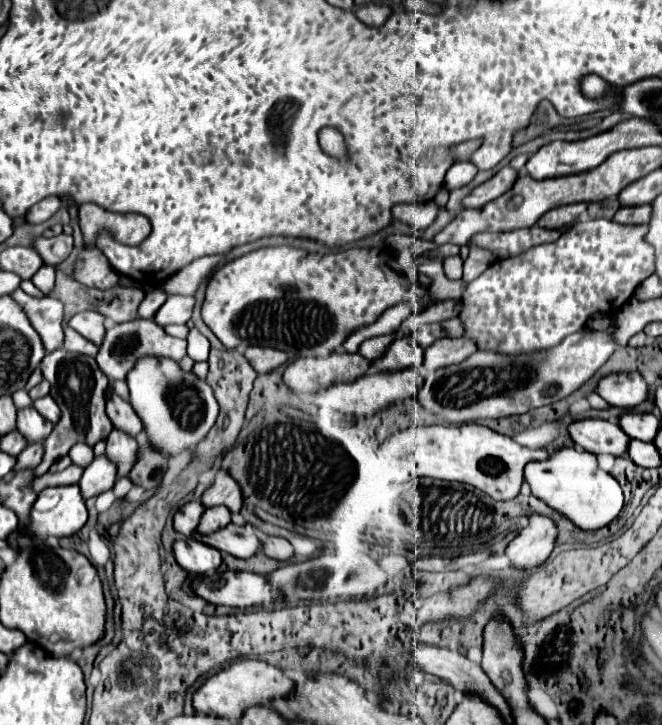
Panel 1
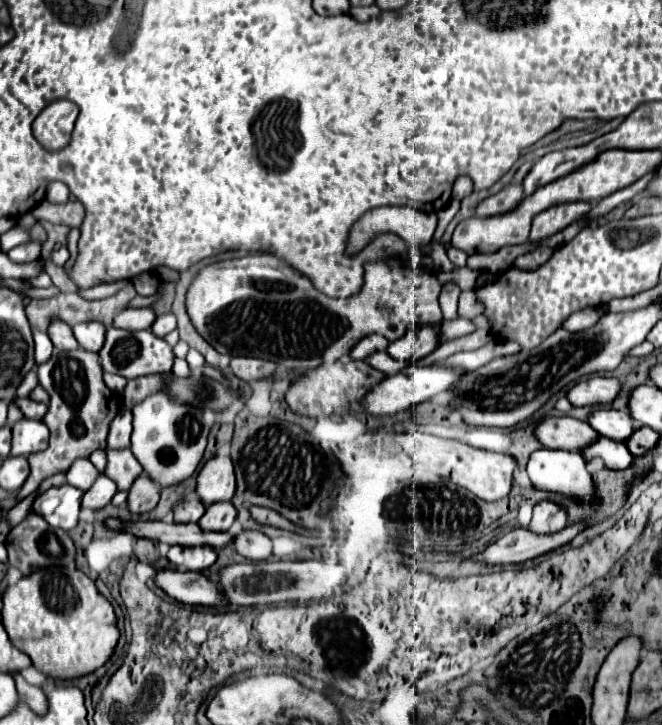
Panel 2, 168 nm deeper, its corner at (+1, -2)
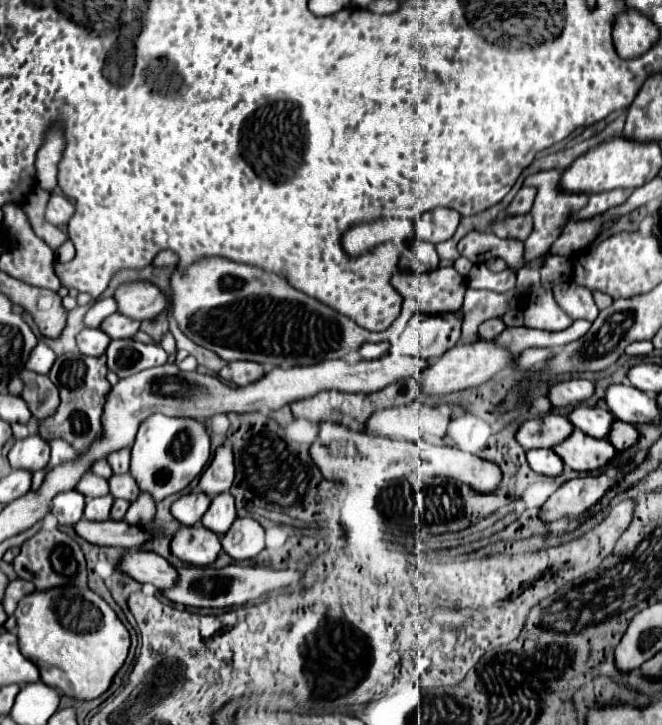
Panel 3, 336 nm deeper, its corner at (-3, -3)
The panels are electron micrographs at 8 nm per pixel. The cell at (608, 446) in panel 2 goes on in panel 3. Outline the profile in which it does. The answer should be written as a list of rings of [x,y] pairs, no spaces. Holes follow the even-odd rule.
[[[576,429],[568,439],[564,439],[564,443],[552,447],[552,451],[574,471],[598,471],[616,455],[616,449],[608,443],[608,439],[592,439]]]

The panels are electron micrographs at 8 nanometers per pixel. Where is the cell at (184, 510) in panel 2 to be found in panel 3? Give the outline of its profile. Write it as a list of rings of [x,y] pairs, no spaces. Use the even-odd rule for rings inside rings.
[[[192,491],[188,495],[182,495],[180,499],[174,501],[172,505],[172,515],[182,523],[182,525],[196,525],[202,515],[210,507],[210,497],[204,495],[202,491]]]

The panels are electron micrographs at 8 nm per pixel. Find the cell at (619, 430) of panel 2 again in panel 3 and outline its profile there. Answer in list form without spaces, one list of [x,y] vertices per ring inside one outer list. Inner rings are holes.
[[[578,405],[568,413],[568,421],[584,431],[590,437],[596,439],[606,439],[610,427],[612,427],[612,415],[608,415],[606,409],[600,407],[590,407],[590,405]]]

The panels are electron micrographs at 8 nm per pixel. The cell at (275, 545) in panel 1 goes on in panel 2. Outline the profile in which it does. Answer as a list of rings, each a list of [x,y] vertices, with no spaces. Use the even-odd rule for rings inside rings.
[[[244,530],[236,536],[236,552],[248,560],[268,560],[272,556],[272,540],[256,530]]]

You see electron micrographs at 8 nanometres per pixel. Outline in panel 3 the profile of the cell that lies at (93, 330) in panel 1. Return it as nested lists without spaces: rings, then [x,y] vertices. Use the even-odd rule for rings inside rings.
[[[82,329],[76,335],[76,345],[78,345],[80,353],[84,353],[84,355],[100,357],[100,355],[104,355],[108,343],[110,343],[110,337],[100,329]]]

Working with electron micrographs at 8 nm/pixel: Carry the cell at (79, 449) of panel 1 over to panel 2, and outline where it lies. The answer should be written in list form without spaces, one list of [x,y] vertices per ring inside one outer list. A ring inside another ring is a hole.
[[[78,458],[66,472],[66,482],[80,488],[82,492],[88,490],[88,486],[92,486],[92,482],[96,480],[98,470],[94,468],[94,464],[88,458]]]

